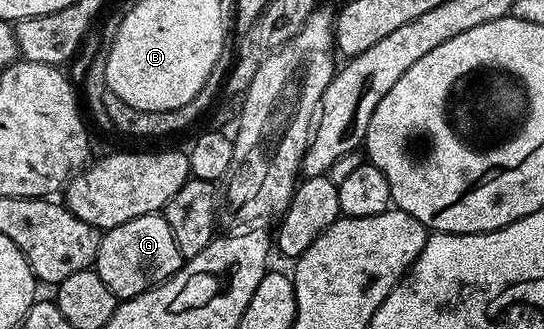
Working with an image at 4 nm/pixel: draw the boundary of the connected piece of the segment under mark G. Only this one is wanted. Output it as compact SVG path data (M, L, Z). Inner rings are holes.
M157 212L129 219L129 223L106 230L100 236L93 268L105 279L105 287L113 291L116 299L126 299L168 281L183 266L184 260L166 216Z

